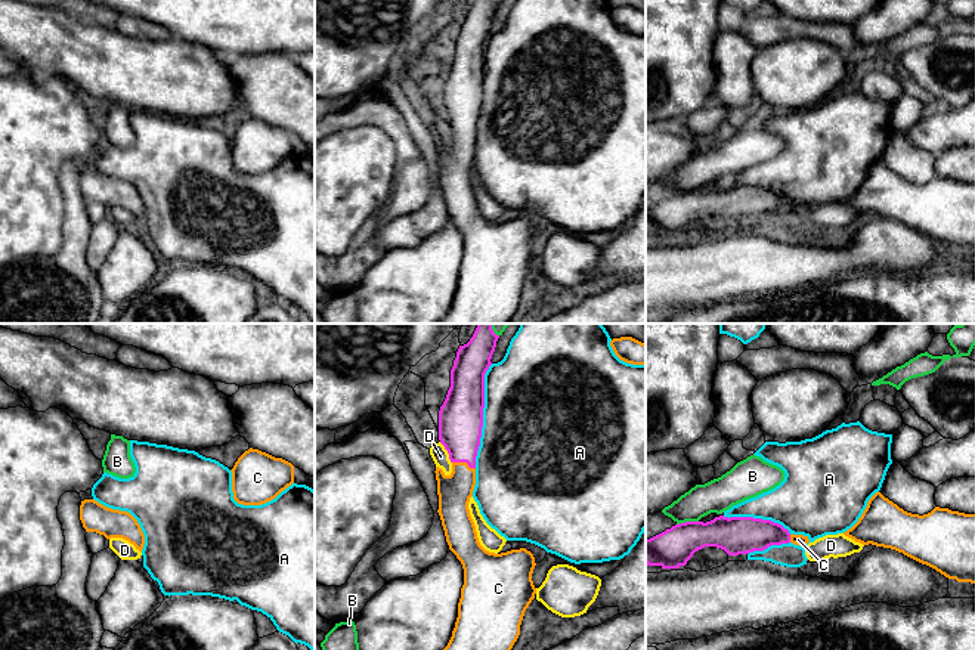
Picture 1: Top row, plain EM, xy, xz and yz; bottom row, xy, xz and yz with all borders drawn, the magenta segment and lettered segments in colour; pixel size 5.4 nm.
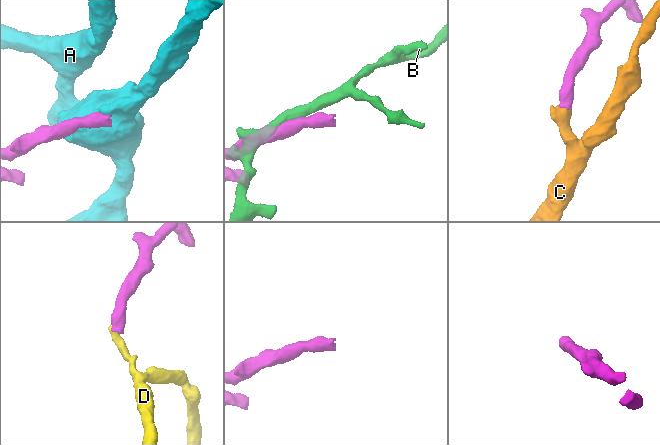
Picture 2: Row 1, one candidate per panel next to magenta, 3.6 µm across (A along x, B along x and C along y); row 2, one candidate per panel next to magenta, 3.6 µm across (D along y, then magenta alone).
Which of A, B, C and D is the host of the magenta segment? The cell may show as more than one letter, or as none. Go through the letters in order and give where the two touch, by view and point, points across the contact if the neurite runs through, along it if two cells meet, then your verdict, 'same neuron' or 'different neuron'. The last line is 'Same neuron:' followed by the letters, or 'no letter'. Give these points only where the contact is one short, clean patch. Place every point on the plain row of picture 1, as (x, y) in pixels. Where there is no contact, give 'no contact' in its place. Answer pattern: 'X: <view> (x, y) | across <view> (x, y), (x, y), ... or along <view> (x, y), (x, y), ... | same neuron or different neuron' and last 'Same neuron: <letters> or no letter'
A: xz (482, 84) | different neuron
B: yz (687, 191) | different neuron
C: xz (464, 130) | across xz (461, 84), (464, 130), (463, 149), (454, 160) | same neuron
D: xz (448, 121) | along xz (439, 111), (451, 132) | different neuron
Same neuron: C

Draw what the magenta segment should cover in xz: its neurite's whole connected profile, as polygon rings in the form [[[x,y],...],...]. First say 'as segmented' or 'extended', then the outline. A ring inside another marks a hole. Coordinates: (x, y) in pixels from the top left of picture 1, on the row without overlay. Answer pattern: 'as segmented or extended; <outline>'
extended; [[[474,0],[470,10],[459,15],[451,38],[451,56],[439,80],[439,109],[449,123],[452,142],[446,145],[436,136],[439,185],[449,219],[456,225],[464,238],[464,254],[458,272],[458,287],[448,315],[439,324],[508,324],[520,304],[520,294],[526,278],[536,263],[532,242],[536,235],[535,226],[526,217],[495,223],[486,220],[477,207],[474,191],[470,185],[468,171],[476,155],[476,126],[480,115],[485,77],[485,43],[492,34],[490,28],[499,4],[493,0]]]

